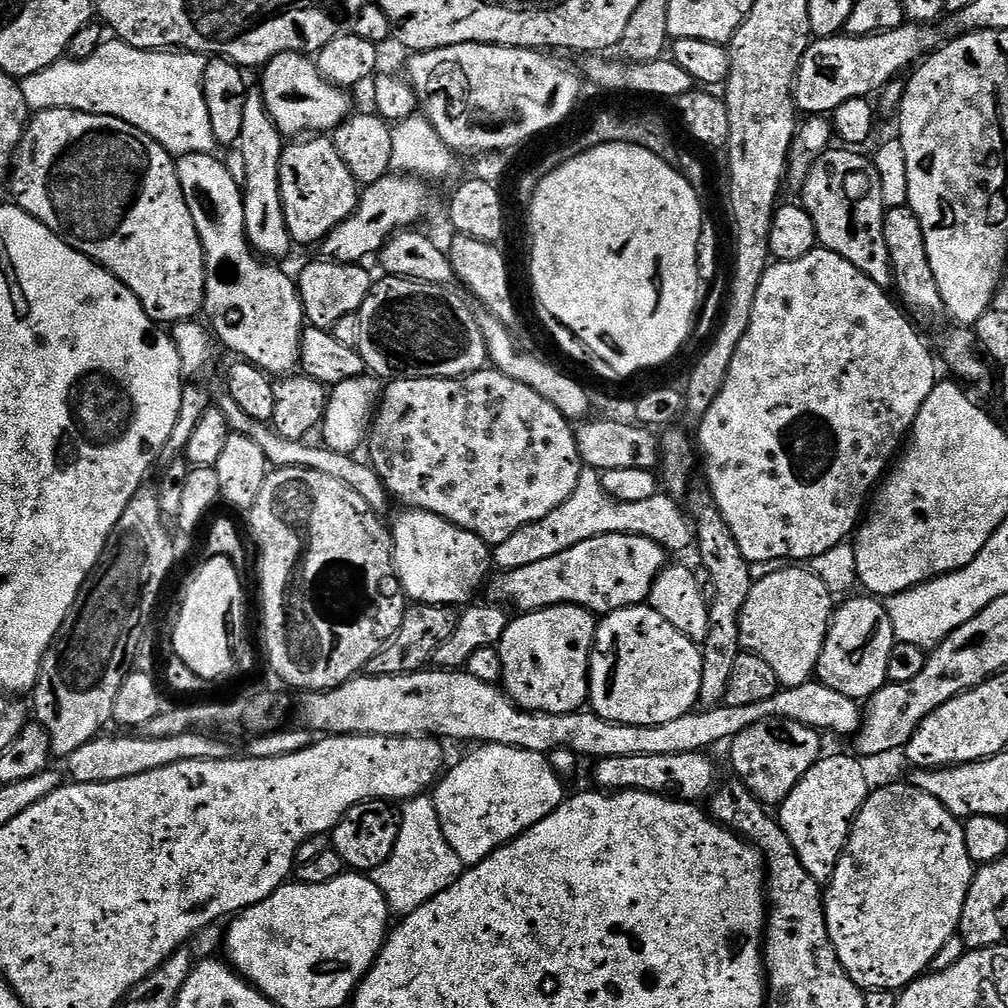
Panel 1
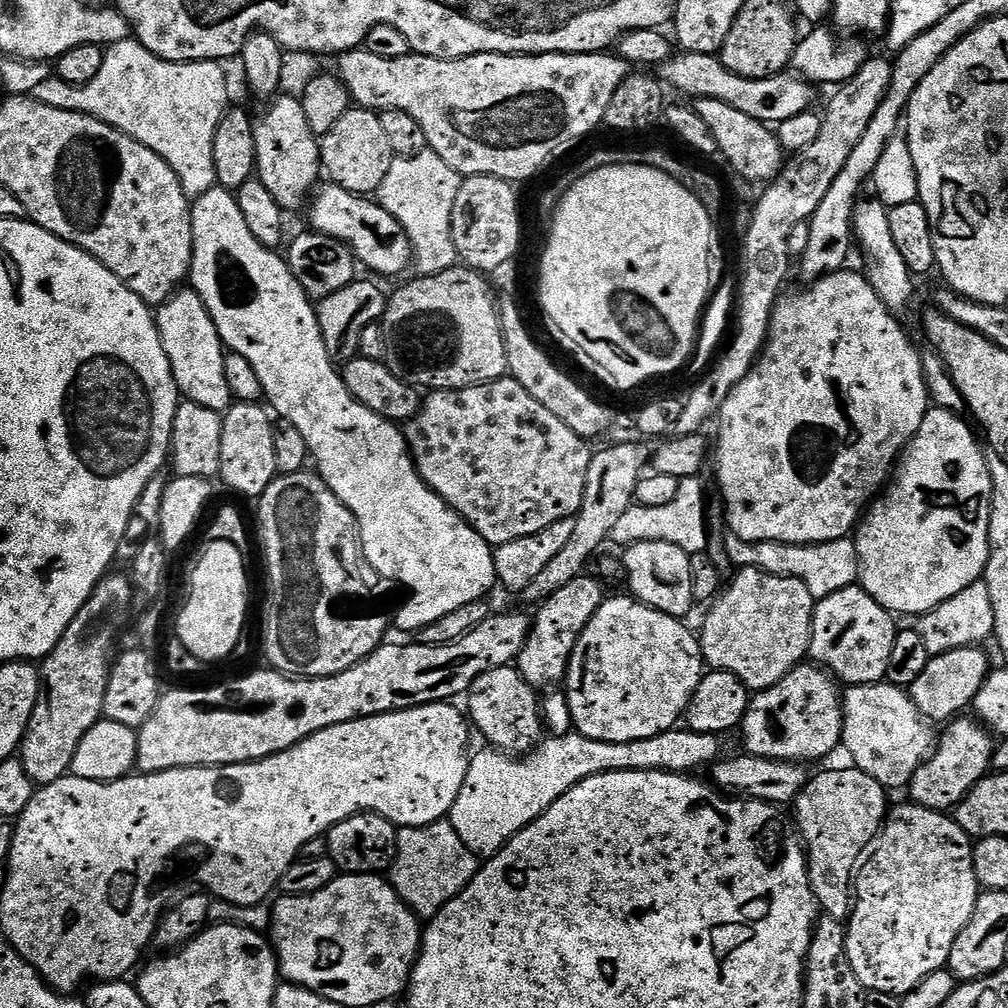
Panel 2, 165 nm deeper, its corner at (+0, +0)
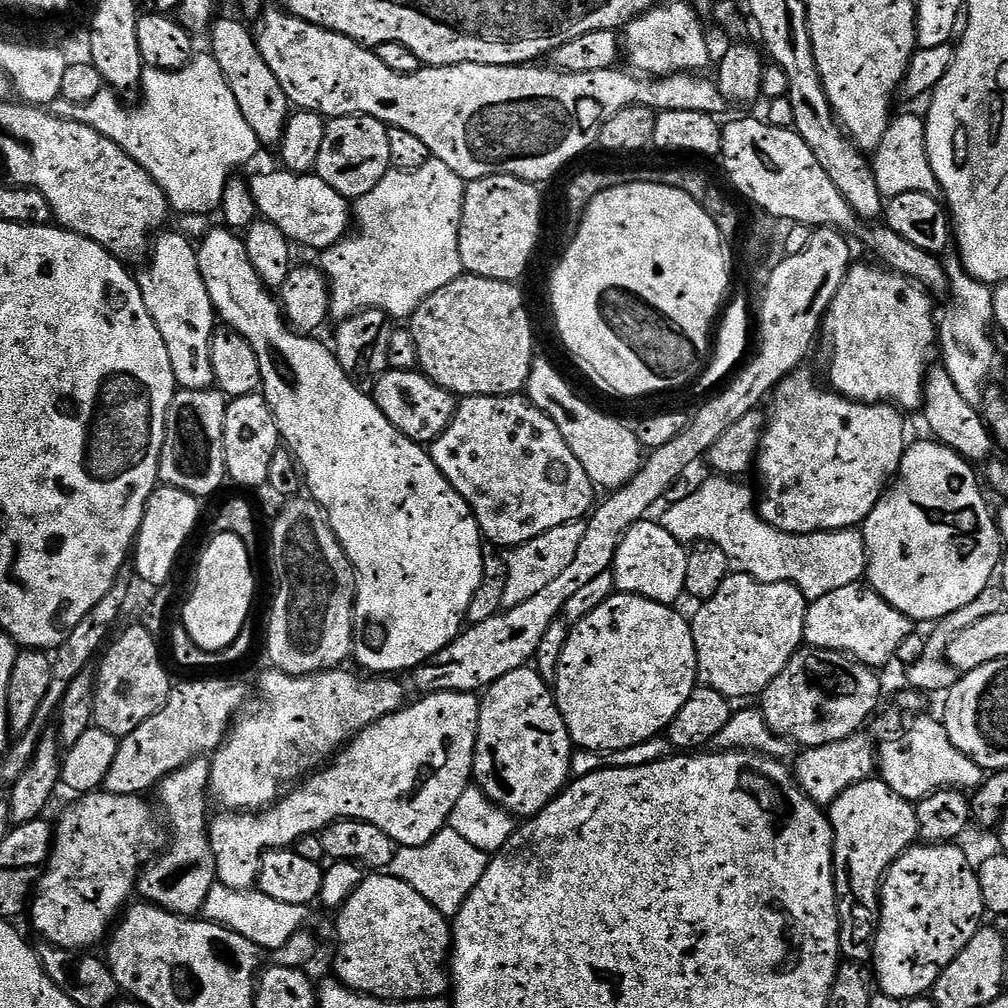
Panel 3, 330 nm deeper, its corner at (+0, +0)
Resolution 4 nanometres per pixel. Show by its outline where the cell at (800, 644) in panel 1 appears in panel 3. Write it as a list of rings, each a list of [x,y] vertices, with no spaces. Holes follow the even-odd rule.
[[[733,571],[718,586],[718,594],[703,601],[691,617],[692,637],[696,647],[696,675],[705,688],[718,690],[733,702],[744,700],[747,696],[759,697],[786,670],[790,658],[800,651],[804,644],[804,627],[808,613],[809,600],[793,584],[782,582],[762,582],[748,576],[745,572]]]

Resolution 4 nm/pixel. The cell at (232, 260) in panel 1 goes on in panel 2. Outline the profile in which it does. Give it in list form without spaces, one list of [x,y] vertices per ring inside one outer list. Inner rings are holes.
[[[219,186],[206,190],[206,194],[195,197],[191,201],[192,206],[192,271],[190,273],[190,284],[196,293],[202,298],[214,326],[218,330],[221,340],[224,342],[225,349],[242,354],[250,366],[254,366],[254,371],[258,373],[259,380],[262,381],[263,399],[270,405],[271,411],[279,419],[288,420],[302,438],[306,438],[308,455],[318,458],[318,474],[330,486],[332,493],[337,496],[354,514],[356,525],[360,531],[360,542],[362,545],[362,556],[366,561],[367,567],[372,568],[380,576],[385,576],[388,580],[393,580],[396,584],[401,584],[404,588],[412,591],[412,597],[408,604],[404,604],[394,612],[394,624],[404,632],[419,633],[420,629],[430,626],[430,622],[438,622],[438,618],[446,618],[446,614],[454,614],[454,610],[462,610],[462,606],[470,606],[475,600],[484,600],[487,592],[491,590],[492,584],[497,583],[496,567],[494,566],[494,548],[487,544],[483,538],[464,519],[438,495],[424,479],[420,477],[416,463],[412,461],[412,453],[408,451],[408,441],[404,439],[401,429],[393,421],[385,416],[374,414],[362,402],[358,402],[350,394],[350,390],[344,385],[344,377],[338,371],[337,365],[330,358],[326,350],[326,342],[322,342],[322,330],[318,326],[316,308],[313,301],[302,290],[298,278],[290,270],[287,259],[279,251],[262,246],[254,234],[250,234],[250,226],[246,226],[246,218],[242,218],[242,210],[238,206],[235,195],[227,188]]]

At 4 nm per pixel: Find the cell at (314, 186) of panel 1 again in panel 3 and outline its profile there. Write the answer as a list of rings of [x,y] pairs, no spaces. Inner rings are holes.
[[[217,19],[210,29],[212,36],[211,56],[222,66],[222,74],[238,101],[238,110],[250,122],[250,130],[254,130],[257,141],[261,145],[279,145],[284,136],[284,127],[290,115],[290,101],[282,90],[278,78],[274,78],[274,70],[266,66],[266,58],[262,58],[260,46],[254,32],[243,19]]]

